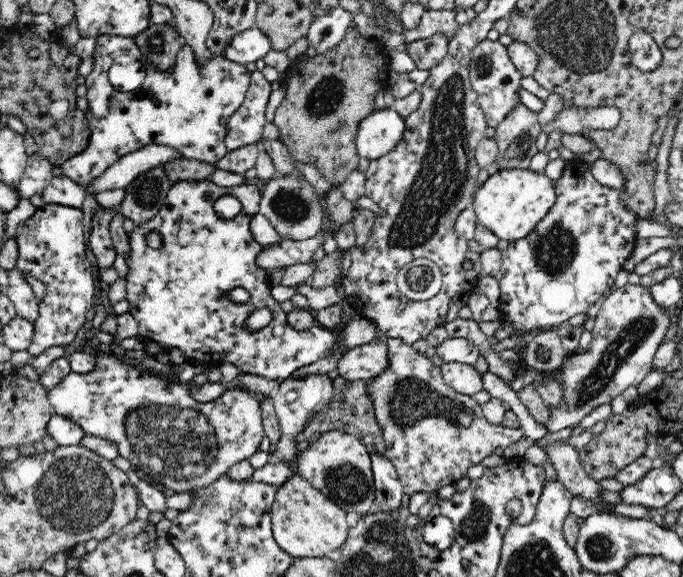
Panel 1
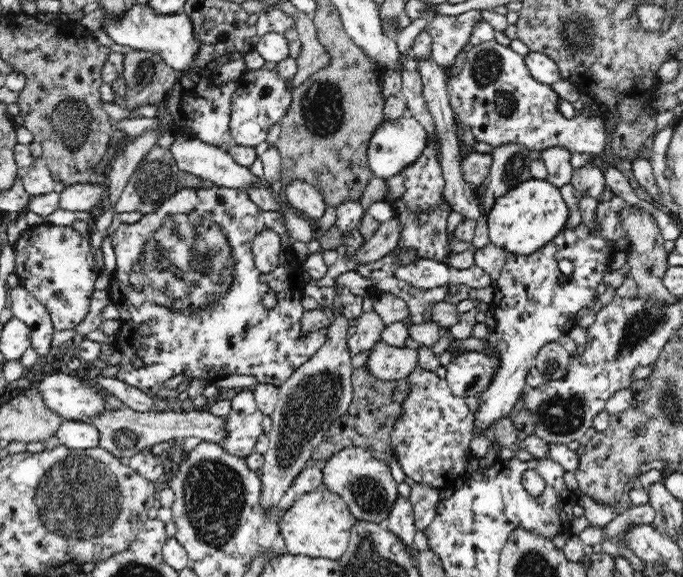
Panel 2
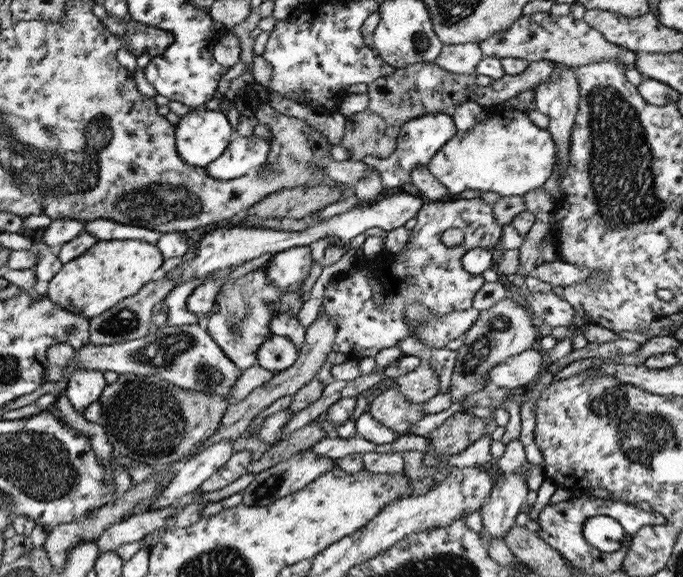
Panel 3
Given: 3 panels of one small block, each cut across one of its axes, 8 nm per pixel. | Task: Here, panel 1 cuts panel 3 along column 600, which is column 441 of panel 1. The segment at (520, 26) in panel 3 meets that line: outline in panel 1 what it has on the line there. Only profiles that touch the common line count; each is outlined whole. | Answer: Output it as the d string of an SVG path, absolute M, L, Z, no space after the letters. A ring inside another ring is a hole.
M436 33L427 39L414 40L404 43L404 48L415 62L416 68L420 70L430 70L434 65L440 64L448 52L448 39L442 33Z

